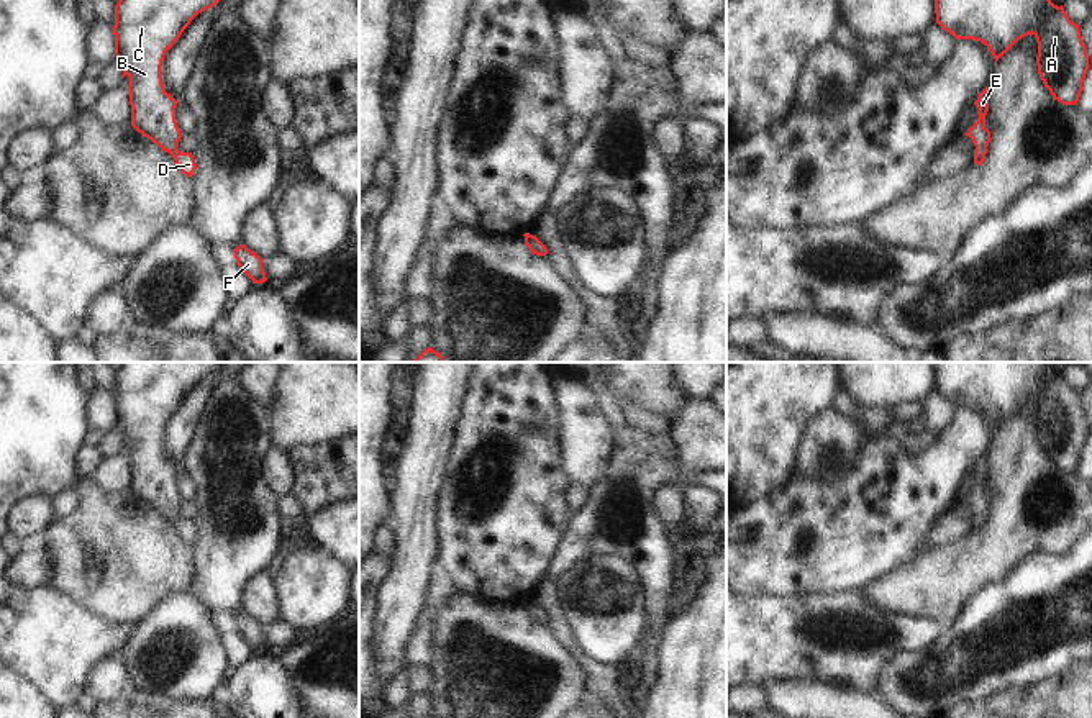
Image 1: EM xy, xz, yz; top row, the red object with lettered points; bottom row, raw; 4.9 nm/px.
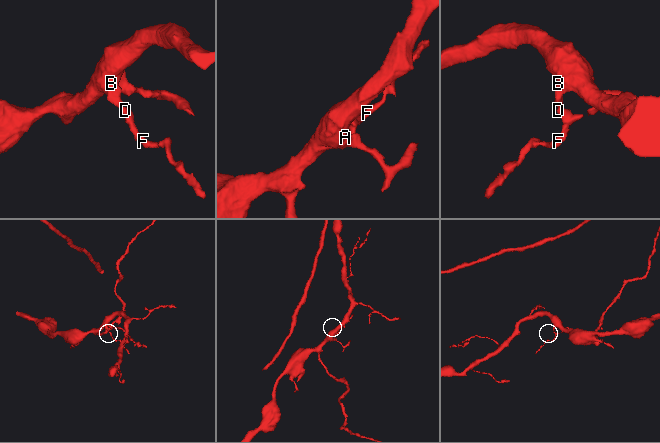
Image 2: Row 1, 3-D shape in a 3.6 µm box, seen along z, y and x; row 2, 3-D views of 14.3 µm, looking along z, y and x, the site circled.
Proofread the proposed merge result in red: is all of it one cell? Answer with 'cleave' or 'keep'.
keep

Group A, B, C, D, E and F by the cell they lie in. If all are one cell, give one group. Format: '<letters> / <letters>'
A B C D E F

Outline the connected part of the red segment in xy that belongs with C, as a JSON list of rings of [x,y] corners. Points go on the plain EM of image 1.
[[[121,362],[115,372],[115,423],[130,444],[131,493],[169,520],[180,539],[193,543],[192,520],[177,516],[182,500],[175,489],[179,467],[166,459],[161,433],[166,420],[190,389],[223,362]]]

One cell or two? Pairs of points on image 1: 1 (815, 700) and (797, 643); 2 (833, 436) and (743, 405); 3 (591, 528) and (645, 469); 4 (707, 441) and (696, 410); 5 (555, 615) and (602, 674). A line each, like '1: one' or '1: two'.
1: two
2: two
3: one
4: one
5: one

